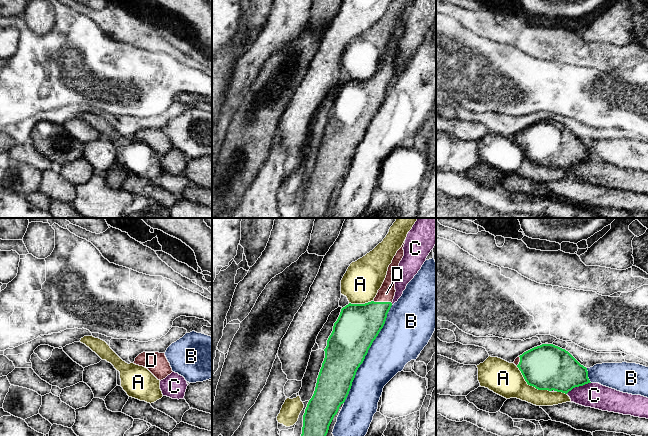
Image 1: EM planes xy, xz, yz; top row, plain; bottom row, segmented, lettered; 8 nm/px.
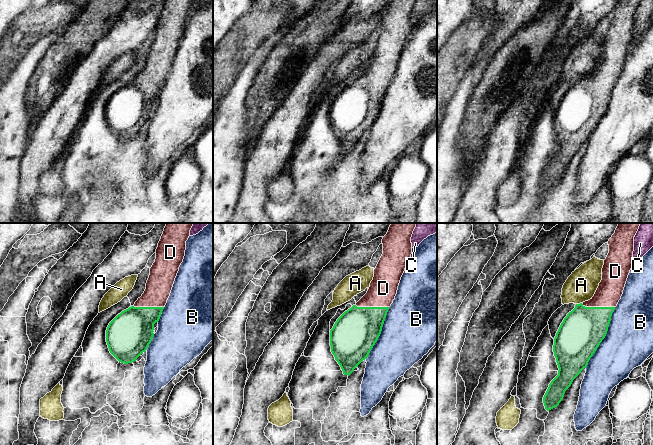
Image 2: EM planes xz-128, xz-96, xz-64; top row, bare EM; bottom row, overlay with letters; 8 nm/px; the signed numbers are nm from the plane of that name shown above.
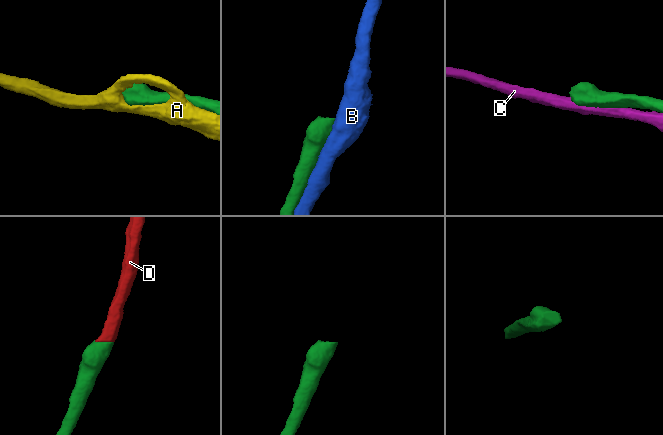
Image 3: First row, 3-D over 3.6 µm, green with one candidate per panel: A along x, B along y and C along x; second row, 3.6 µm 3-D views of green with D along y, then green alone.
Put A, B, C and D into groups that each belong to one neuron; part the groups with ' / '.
A / B / C / D

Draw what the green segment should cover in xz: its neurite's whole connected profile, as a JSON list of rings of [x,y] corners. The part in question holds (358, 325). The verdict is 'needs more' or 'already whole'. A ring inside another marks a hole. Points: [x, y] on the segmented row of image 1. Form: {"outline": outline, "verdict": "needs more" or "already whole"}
{"outline": [[[405,241],[388,267],[386,278],[373,301],[365,304],[349,303],[341,309],[324,349],[325,358],[320,369],[314,394],[303,415],[301,436],[326,436],[339,407],[345,402],[356,372],[363,363],[373,341],[383,328],[395,296],[395,280],[399,263],[404,256]]], "verdict": "needs more"}

